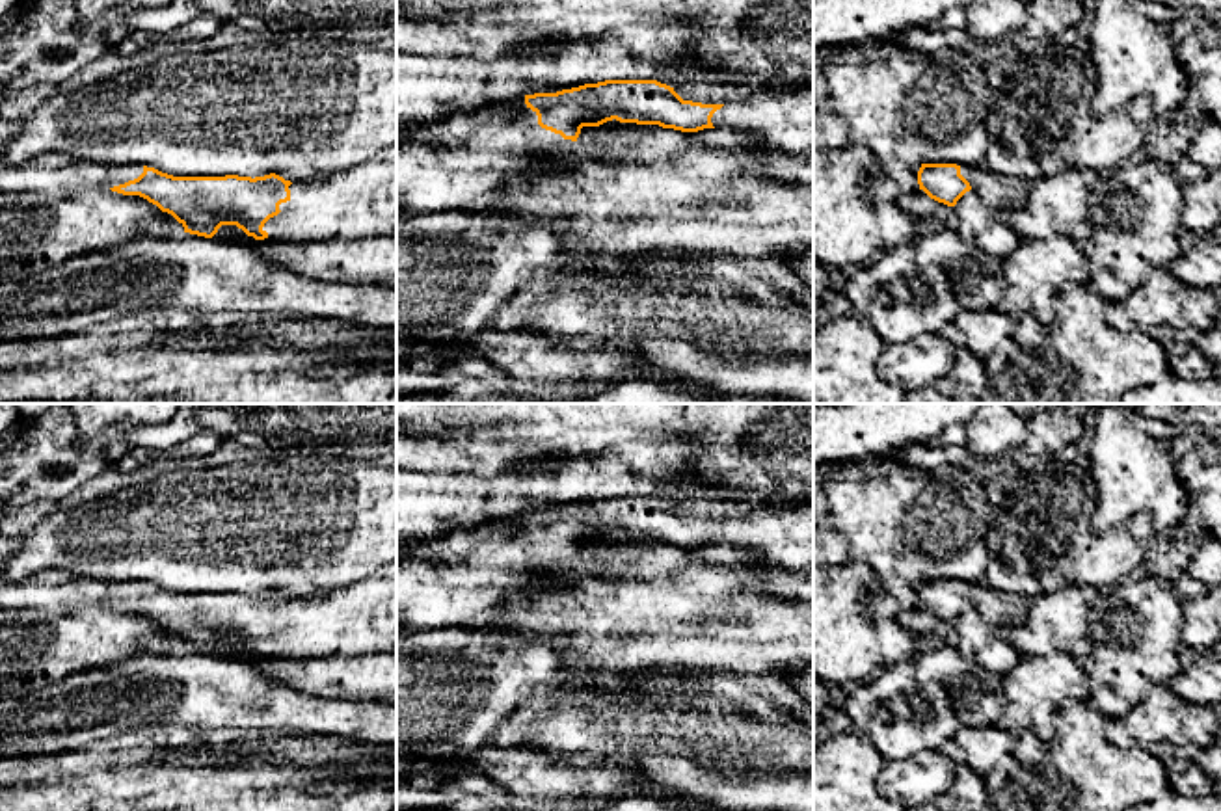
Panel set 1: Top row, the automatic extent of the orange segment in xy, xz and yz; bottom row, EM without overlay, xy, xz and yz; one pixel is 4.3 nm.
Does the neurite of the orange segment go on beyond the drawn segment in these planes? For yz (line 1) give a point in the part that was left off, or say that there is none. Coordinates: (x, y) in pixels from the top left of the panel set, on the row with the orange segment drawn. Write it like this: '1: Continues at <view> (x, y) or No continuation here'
1: Continues at yz (1000, 192)

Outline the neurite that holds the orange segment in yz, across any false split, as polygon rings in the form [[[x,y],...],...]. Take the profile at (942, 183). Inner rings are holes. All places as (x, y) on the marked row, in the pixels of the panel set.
[[[921,164],[918,184],[931,199],[955,206],[973,190],[994,210],[1018,210],[1027,205],[1029,182],[992,171],[957,164]]]

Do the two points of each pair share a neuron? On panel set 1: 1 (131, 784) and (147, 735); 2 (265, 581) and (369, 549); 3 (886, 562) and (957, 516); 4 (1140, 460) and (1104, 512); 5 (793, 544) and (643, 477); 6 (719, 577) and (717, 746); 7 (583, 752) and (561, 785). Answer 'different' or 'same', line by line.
1: different
2: same
3: same
4: same
5: different
6: different
7: different

